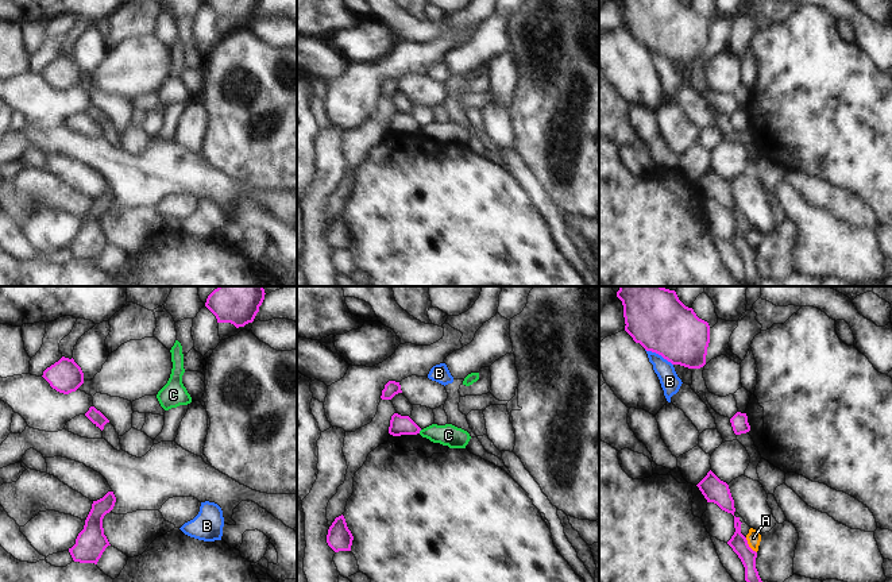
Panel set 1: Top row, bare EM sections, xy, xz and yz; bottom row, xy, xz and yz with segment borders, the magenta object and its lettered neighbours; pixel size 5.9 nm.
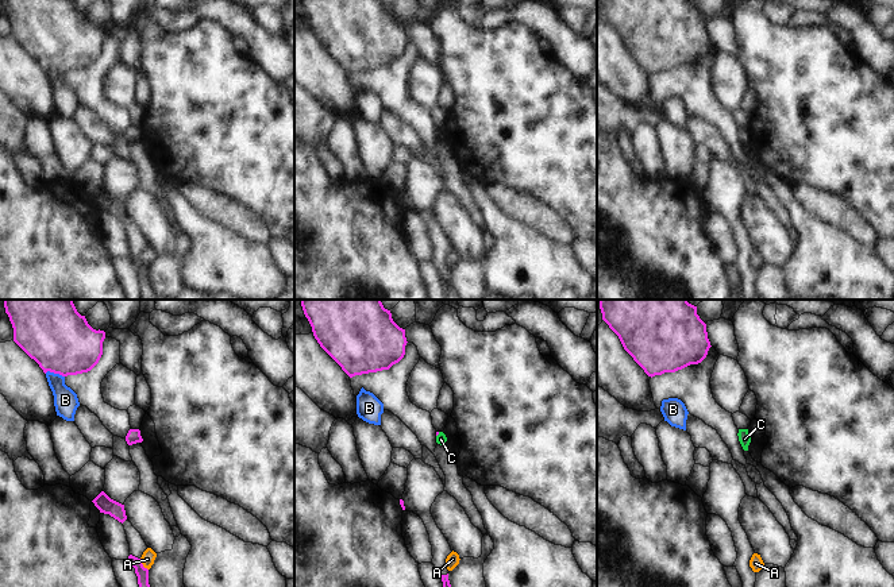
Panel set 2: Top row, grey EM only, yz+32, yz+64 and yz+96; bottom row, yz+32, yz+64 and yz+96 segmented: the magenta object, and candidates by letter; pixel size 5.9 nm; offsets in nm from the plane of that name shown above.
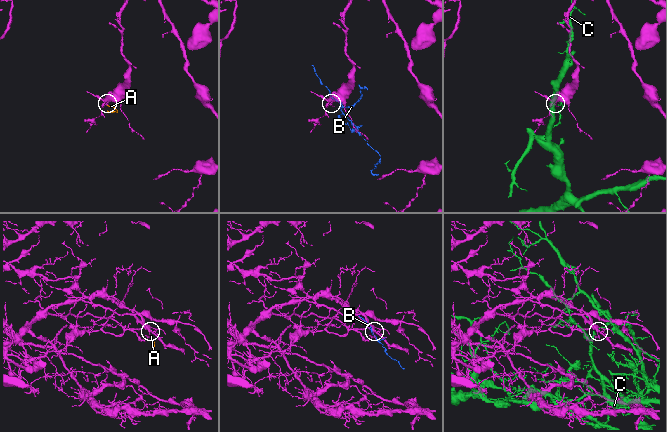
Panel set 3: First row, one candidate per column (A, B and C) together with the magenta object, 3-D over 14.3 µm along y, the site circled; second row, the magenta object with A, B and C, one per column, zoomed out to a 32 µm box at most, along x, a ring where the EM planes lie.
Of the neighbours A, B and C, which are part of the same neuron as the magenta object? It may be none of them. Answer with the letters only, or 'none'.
none

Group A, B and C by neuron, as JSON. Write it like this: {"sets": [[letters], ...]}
{"sets": [["A"], ["B"], ["C"]]}

